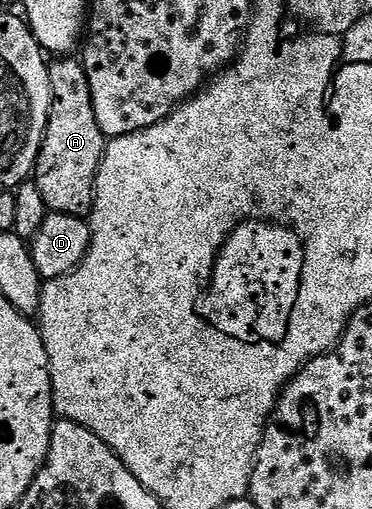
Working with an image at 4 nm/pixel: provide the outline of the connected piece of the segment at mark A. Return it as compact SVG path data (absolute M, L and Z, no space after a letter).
M60 57L49 66L50 89L52 90L52 108L48 114L48 128L40 146L40 155L36 158L34 181L44 198L49 212L57 211L67 215L87 216L92 210L92 197L96 186L96 174L104 156L106 137L102 129L98 129L98 121L94 117L94 105L90 97L90 85L84 72L83 62L72 57Z

